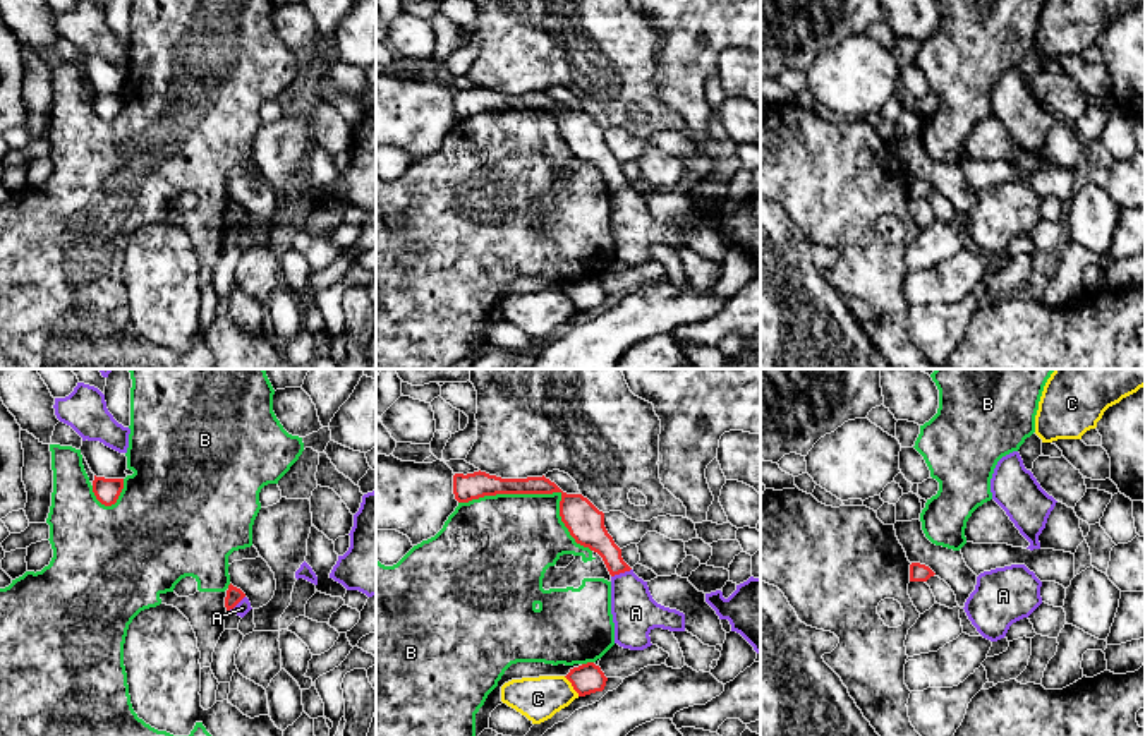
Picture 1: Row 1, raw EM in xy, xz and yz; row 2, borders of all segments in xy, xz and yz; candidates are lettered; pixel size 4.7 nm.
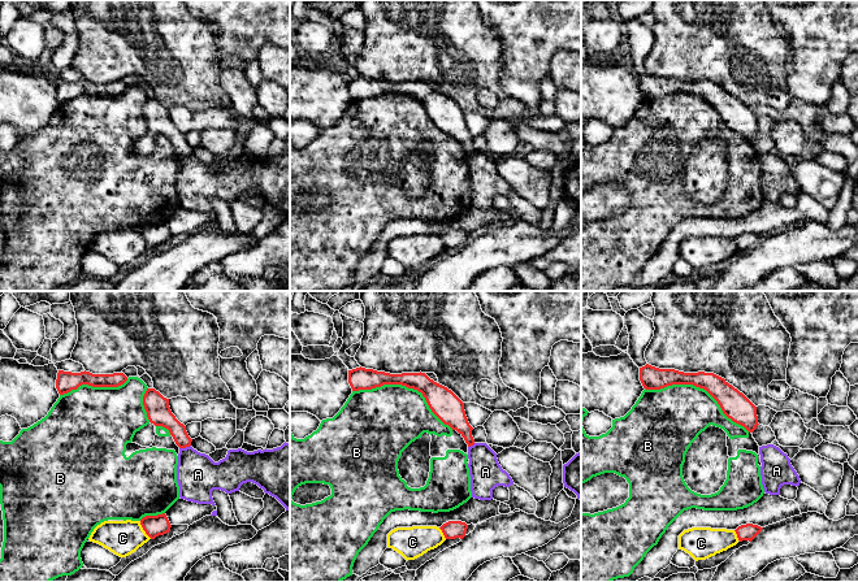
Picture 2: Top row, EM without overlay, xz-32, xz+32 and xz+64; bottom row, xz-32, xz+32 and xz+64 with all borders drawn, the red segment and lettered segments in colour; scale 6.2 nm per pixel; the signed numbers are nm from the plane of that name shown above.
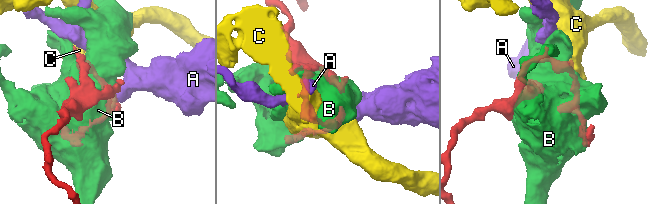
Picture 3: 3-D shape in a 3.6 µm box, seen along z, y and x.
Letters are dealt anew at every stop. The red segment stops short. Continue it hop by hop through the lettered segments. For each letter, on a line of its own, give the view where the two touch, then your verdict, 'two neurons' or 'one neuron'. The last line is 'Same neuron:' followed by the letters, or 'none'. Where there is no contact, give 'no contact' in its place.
A: meets red in xz; two neurons
B: meets red in xz; two neurons
C: meets red in xz; two neurons
Same neuron: none

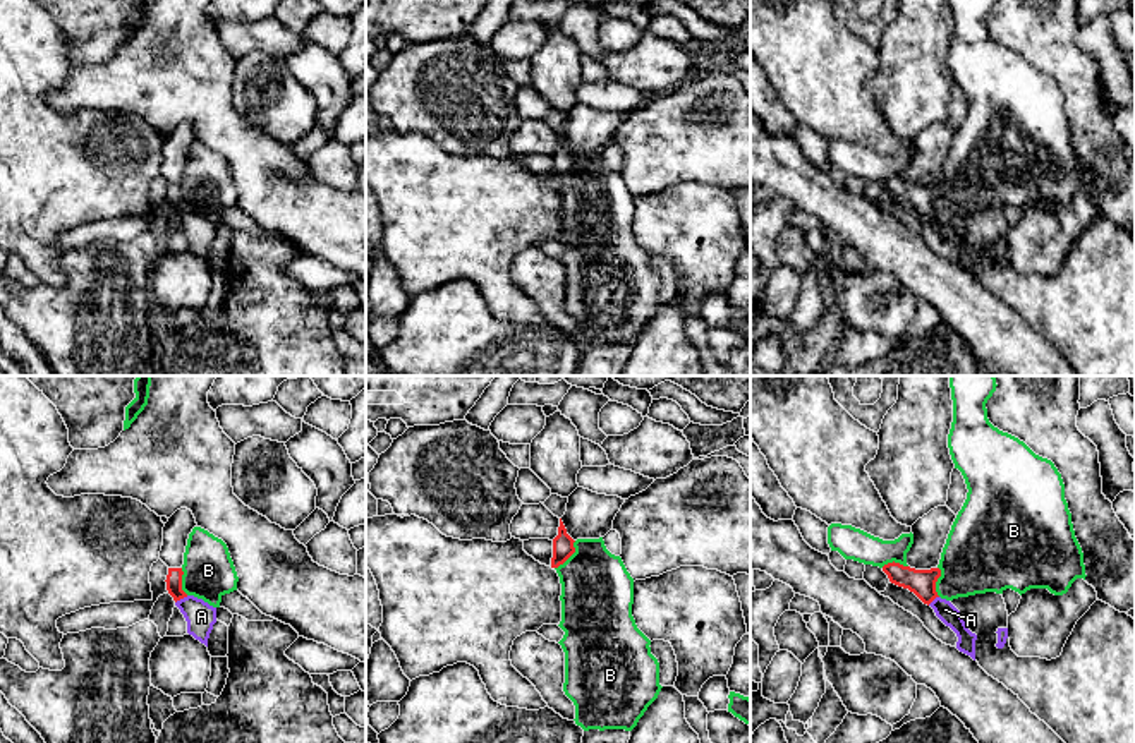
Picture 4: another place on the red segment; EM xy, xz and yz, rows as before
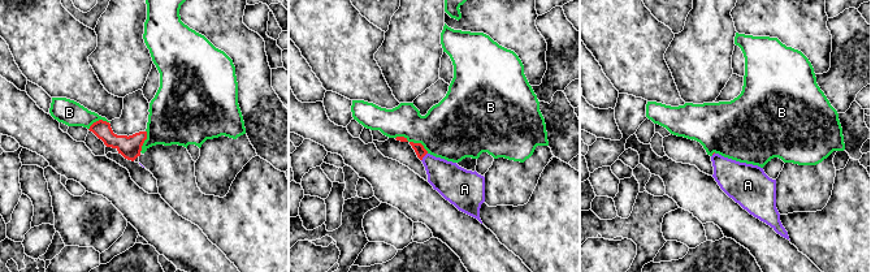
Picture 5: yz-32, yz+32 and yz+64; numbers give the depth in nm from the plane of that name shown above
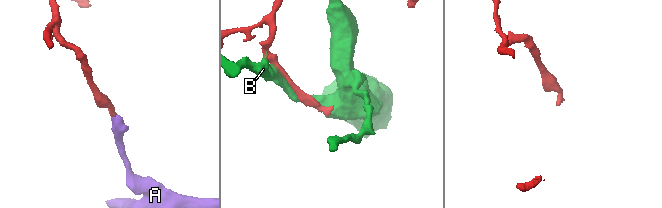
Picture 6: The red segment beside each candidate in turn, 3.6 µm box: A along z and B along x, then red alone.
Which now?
A: meets red in xy; one neuron
B: meets red in xz; two neurons
Same neuron: A

